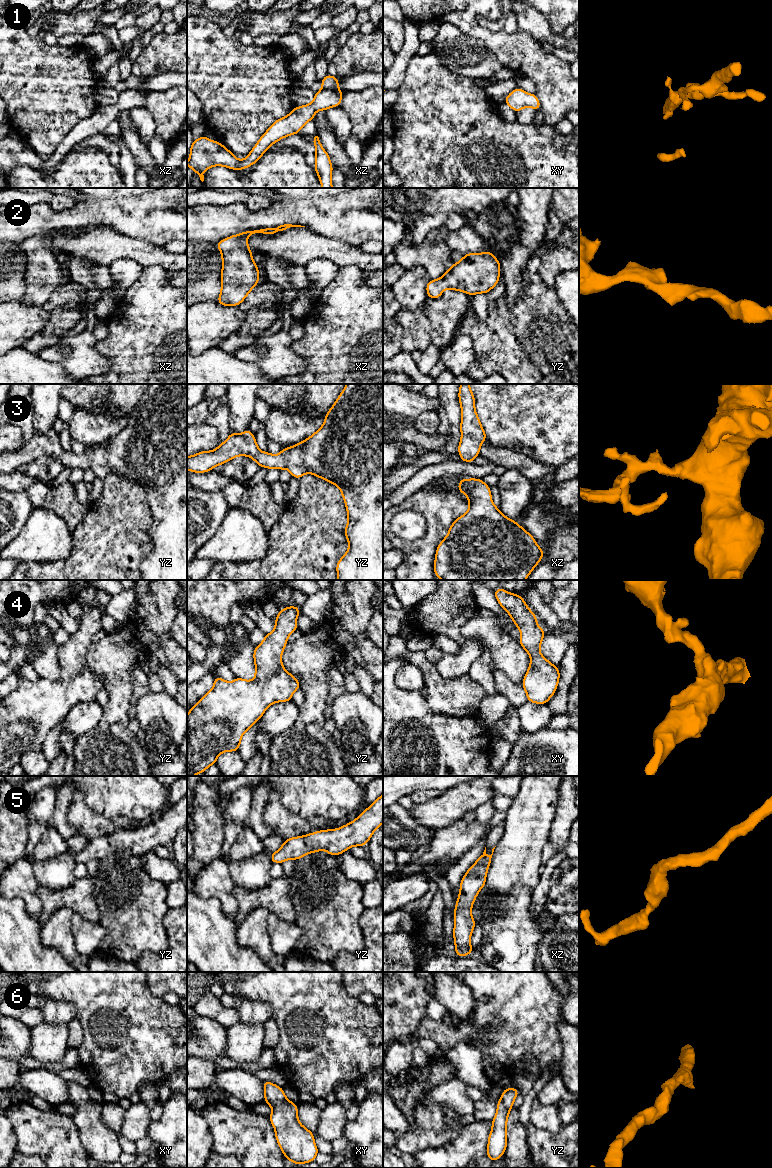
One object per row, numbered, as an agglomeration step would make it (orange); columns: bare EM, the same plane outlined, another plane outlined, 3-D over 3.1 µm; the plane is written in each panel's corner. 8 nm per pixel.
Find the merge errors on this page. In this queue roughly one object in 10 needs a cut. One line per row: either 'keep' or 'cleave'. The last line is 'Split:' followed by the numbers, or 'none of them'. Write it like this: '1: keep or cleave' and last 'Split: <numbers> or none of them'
1: keep
2: keep
3: keep
4: keep
5: keep
6: keep
Split: none of them

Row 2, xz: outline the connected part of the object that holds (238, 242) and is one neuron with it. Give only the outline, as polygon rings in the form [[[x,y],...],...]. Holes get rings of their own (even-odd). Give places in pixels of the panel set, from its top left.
[[[284,224],[275,228],[261,228],[245,231],[240,234],[229,236],[217,242],[215,245],[221,251],[222,271],[221,271],[221,292],[216,300],[223,306],[238,306],[247,297],[249,292],[258,285],[260,272],[257,264],[253,261],[252,251],[250,250],[247,238],[253,234],[274,235],[277,232],[286,230],[290,227],[305,227],[301,225]]]

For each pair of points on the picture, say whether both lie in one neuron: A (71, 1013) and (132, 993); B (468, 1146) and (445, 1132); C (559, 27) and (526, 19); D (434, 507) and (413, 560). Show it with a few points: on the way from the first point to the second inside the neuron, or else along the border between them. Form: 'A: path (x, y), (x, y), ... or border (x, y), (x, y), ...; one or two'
A: border (55, 1000), (71, 1001), (76, 1008), (76, 1017); two
B: border (463, 1125), (452, 1141), (433, 1147); two
C: border (537, 10), (554, 32), (562, 34); two
D: path (434, 520), (434, 535), (425, 547); one

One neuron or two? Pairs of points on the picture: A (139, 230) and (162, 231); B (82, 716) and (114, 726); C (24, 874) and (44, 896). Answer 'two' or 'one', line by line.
A: one
B: two
C: two

